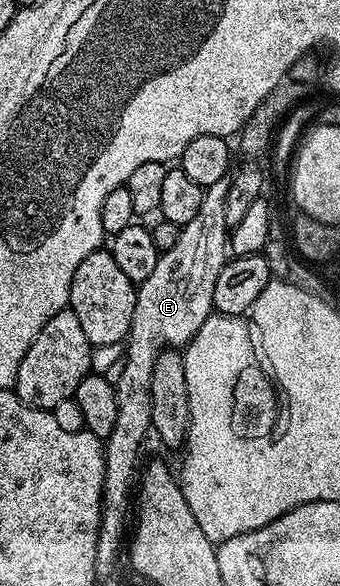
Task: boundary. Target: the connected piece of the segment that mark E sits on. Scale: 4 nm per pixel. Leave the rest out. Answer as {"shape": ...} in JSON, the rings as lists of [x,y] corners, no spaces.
{"shape":[[[221,181],[204,189],[201,208],[197,212],[197,216],[193,216],[193,220],[189,220],[189,224],[182,226],[173,248],[160,253],[157,268],[153,268],[153,276],[149,276],[149,280],[138,283],[135,291],[131,333],[125,342],[123,368],[120,379],[113,383],[117,396],[117,424],[113,424],[113,432],[109,432],[103,447],[101,518],[104,523],[124,520],[127,496],[130,492],[132,495],[133,483],[136,481],[137,471],[141,466],[139,449],[142,448],[147,434],[149,438],[152,433],[151,373],[157,356],[168,348],[186,347],[192,336],[201,328],[201,324],[205,324],[205,320],[210,318],[213,313],[213,284],[217,284],[217,276],[221,276],[221,268],[229,261],[229,227],[225,220],[227,188],[228,183]]]}

